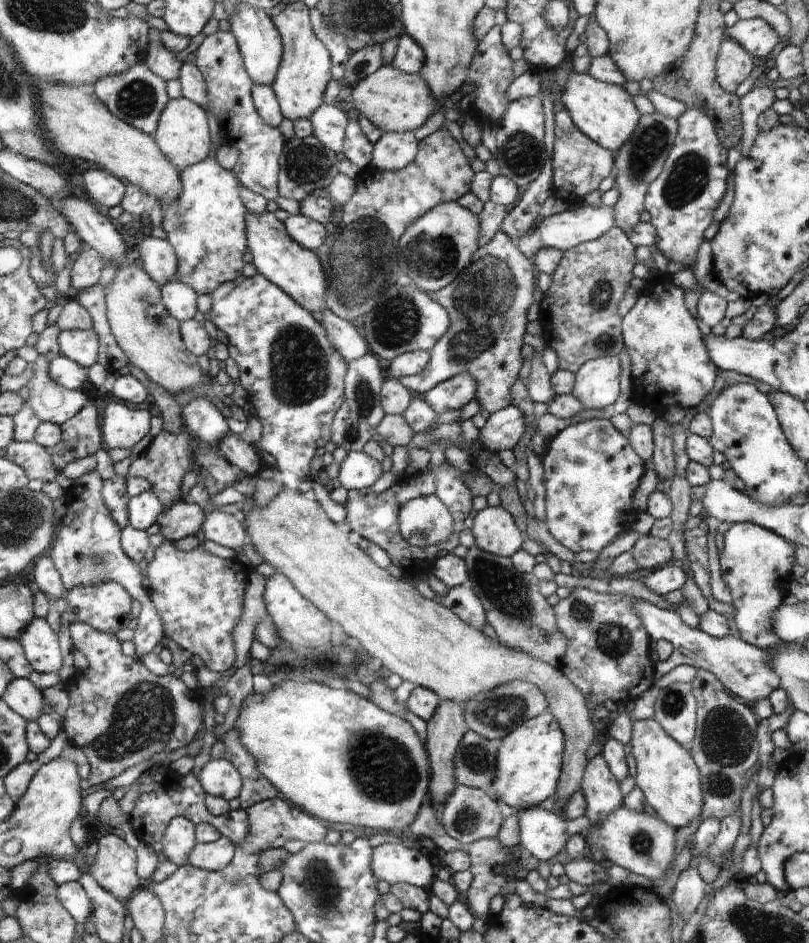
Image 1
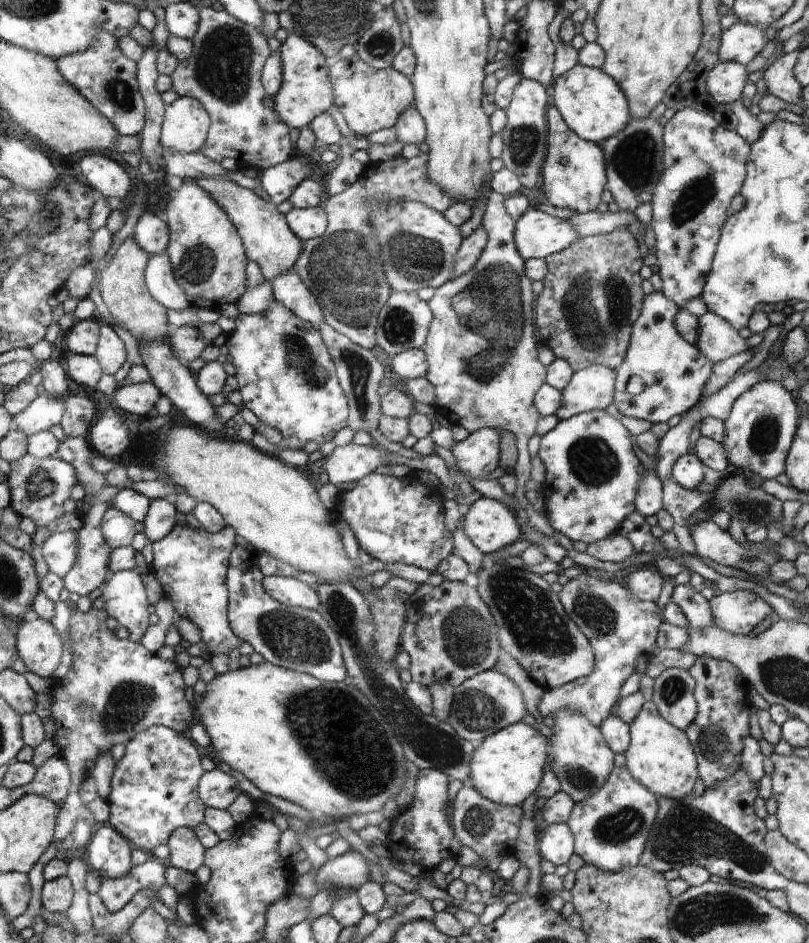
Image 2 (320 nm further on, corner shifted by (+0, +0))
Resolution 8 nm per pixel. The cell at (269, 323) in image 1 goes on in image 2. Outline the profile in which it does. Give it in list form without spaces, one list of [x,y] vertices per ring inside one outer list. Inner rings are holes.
[[[278,303],[273,304],[264,313],[240,313],[234,322],[236,327],[229,334],[226,348],[229,348],[229,354],[234,359],[234,377],[242,395],[243,407],[252,410],[260,422],[279,430],[289,442],[291,449],[301,450],[305,442],[324,443],[332,440],[334,434],[344,426],[344,420],[348,418],[348,404],[335,371],[334,361],[318,328]]]

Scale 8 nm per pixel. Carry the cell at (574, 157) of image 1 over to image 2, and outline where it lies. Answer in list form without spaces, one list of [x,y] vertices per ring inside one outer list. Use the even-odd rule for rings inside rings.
[[[554,105],[548,108],[548,150],[547,159],[544,160],[543,181],[541,186],[550,204],[558,208],[569,208],[577,213],[596,211],[596,208],[604,208],[602,192],[607,186],[607,167],[604,160],[602,144],[584,140],[563,119],[562,113]]]

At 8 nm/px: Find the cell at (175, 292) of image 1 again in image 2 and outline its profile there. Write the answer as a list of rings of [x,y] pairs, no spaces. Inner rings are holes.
[[[164,252],[150,256],[146,268],[146,283],[151,295],[170,310],[185,311],[191,307],[184,291],[175,281],[170,261]]]

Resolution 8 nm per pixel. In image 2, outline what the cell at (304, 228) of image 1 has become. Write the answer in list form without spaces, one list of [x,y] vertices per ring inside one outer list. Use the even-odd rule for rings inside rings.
[[[318,205],[299,209],[294,207],[285,216],[287,223],[290,225],[292,232],[303,241],[321,237],[326,231],[326,215],[324,207]]]

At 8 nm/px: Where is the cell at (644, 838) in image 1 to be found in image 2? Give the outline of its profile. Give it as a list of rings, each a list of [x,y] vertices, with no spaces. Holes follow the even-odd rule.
[[[614,766],[611,771],[608,784],[603,784],[600,792],[575,803],[566,824],[575,835],[575,853],[585,863],[615,873],[639,864],[657,815],[658,799],[655,793],[631,775],[626,766]]]

